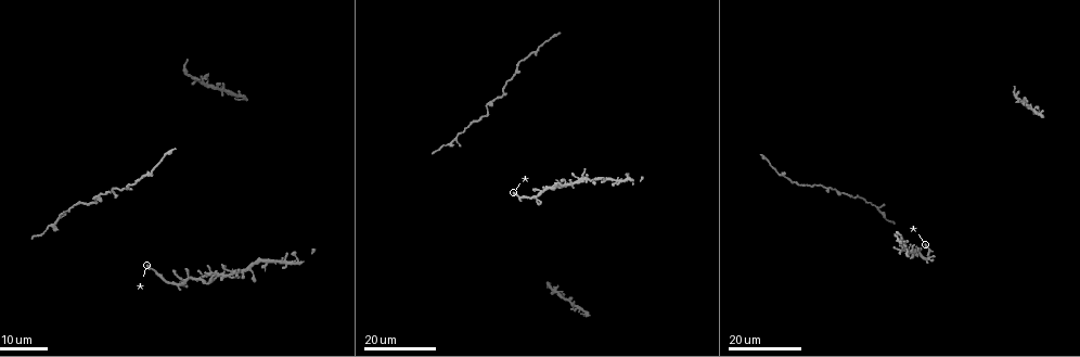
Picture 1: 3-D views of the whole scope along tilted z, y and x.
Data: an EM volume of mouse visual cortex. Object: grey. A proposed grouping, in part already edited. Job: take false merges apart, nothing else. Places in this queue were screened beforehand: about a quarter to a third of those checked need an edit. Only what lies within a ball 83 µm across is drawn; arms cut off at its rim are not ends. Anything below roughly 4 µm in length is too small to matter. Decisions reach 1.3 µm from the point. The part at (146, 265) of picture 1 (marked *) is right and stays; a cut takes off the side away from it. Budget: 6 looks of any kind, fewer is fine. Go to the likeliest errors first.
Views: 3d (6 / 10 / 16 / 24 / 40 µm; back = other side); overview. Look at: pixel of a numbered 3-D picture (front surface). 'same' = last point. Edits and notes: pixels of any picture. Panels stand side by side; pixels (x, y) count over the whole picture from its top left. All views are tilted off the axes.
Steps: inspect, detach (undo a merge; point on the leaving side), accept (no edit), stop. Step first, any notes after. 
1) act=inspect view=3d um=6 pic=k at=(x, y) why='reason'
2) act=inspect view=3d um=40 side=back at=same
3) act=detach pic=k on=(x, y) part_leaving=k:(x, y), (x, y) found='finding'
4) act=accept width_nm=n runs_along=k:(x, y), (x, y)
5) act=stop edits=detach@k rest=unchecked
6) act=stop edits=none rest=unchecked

act=inspect view=3d um=24 pic=1 at=(57, 217) why='side arm on a straight run'

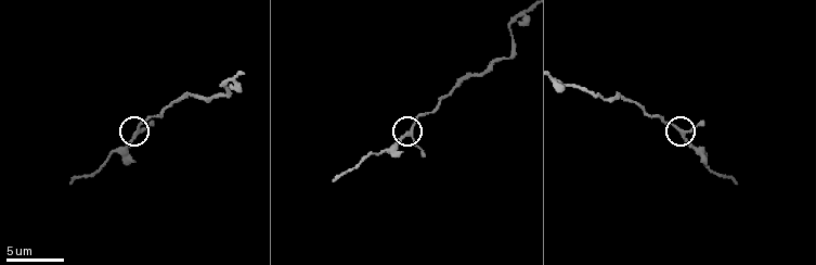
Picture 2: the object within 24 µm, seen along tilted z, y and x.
act=inspect view=3d um=10 pic=2 at=(411, 131)

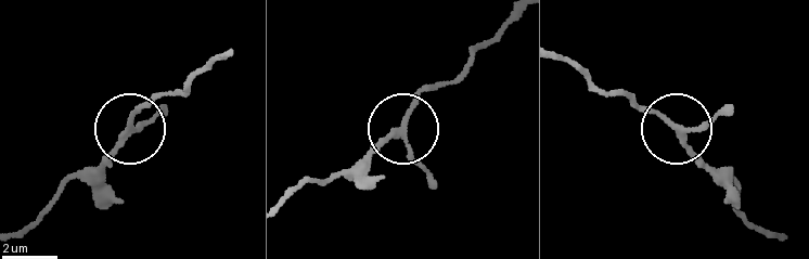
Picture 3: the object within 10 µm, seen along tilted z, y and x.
act=accept side_arm_um=9 found='all the same neuron'

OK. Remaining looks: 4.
act=inspect view=3d um=24 pic=1 at=(829, 188) why='three arms meet'

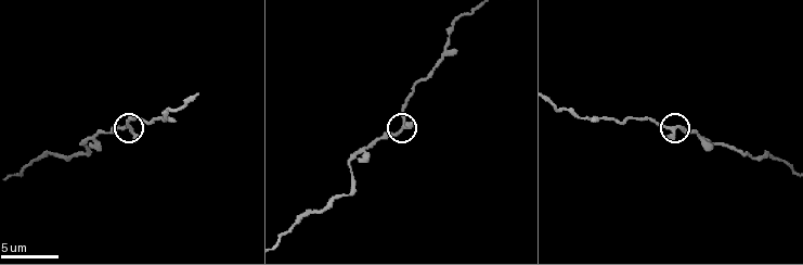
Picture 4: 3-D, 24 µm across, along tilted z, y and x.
act=inspect view=3d um=10 pic=4 at=(675, 128) why='closer look'

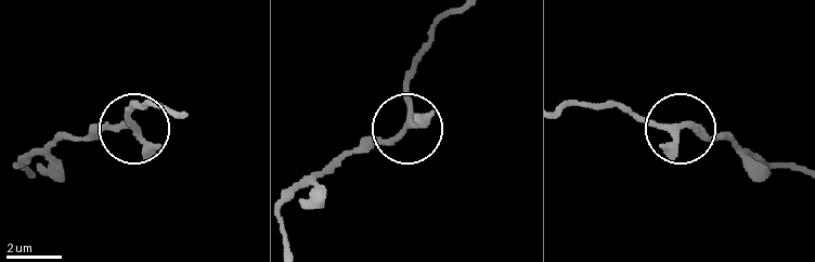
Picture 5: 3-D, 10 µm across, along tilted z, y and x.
act=accept arms=3 found='all the same neuron'

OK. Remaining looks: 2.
act=stop edits=none rest=unchecked

